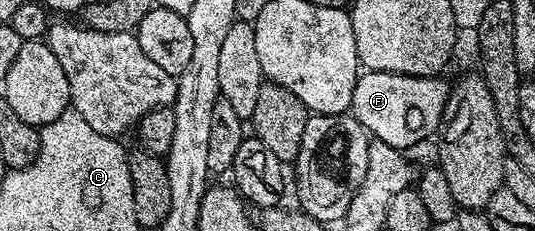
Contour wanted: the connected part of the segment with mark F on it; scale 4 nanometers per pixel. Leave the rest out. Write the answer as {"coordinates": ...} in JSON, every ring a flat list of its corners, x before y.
{"coordinates":[[362,72,352,93,350,114,376,139,400,151,412,149,415,144,428,140,440,128,444,120,446,101,449,99,450,84,442,78,383,73]]}

